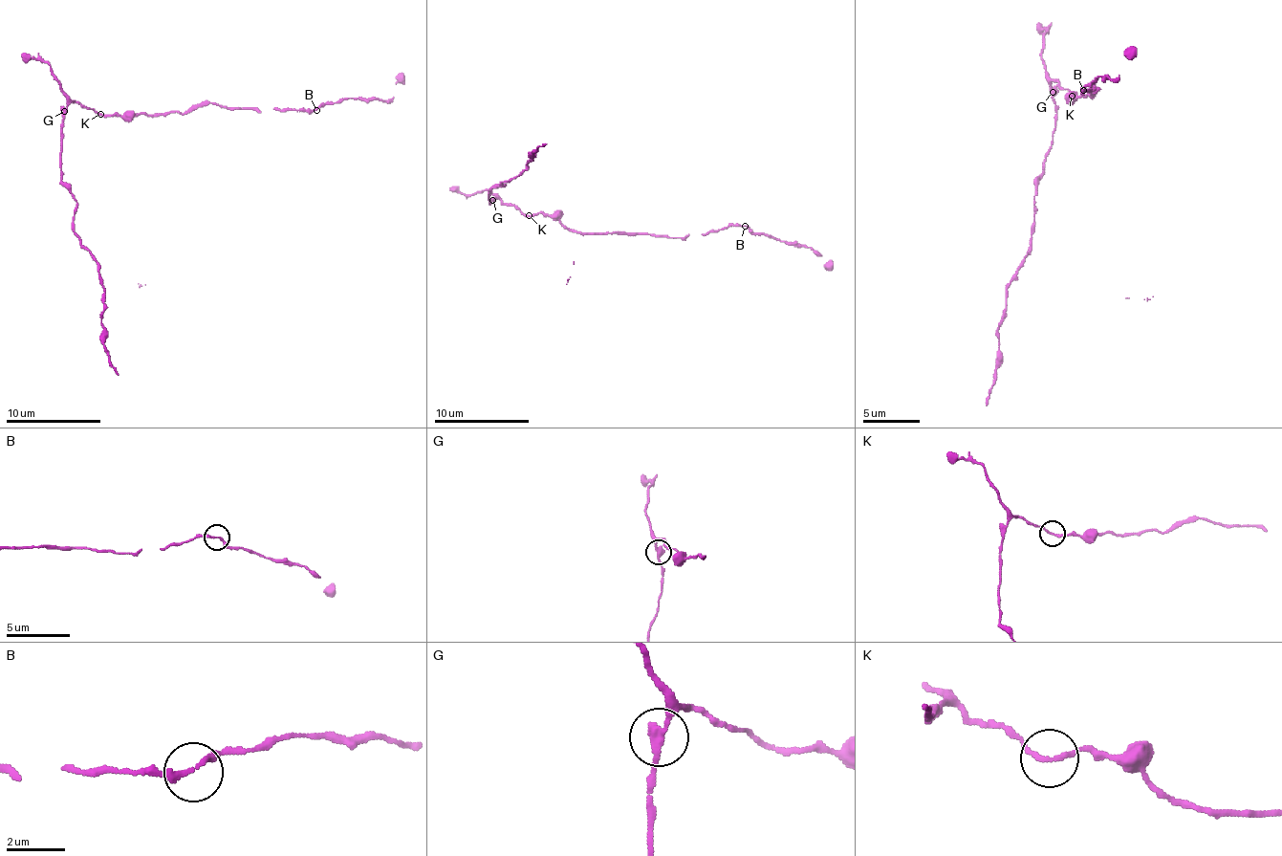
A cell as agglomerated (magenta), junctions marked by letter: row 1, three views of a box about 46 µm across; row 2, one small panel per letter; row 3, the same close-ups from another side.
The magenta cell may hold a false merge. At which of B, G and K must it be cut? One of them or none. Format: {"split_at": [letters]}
{"split_at": []}

